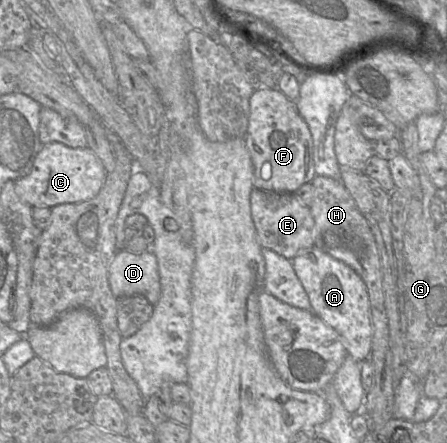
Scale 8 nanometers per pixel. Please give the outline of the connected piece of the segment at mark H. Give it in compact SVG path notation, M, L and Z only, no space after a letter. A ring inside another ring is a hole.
M316 175L310 182L315 190L315 197L311 203L310 211L315 221L313 236L314 246L321 249L330 256L336 258L351 267L364 281L369 295L371 323L373 328L372 345L374 338L380 338L380 332L389 328L388 317L385 309L385 295L383 290L383 272L381 257L376 244L375 237L370 225L364 215L358 209L354 199L341 183L340 180Z

